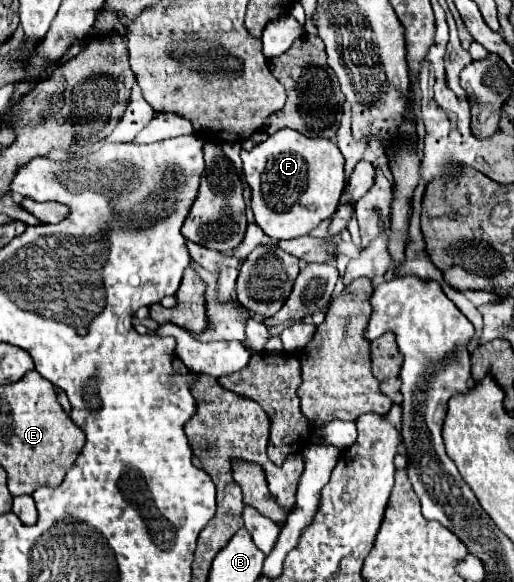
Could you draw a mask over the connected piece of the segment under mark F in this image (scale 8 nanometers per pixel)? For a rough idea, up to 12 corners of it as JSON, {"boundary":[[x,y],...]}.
{"boundary":[[280,129],[240,157],[272,239],[336,211],[346,179],[330,139]]}

